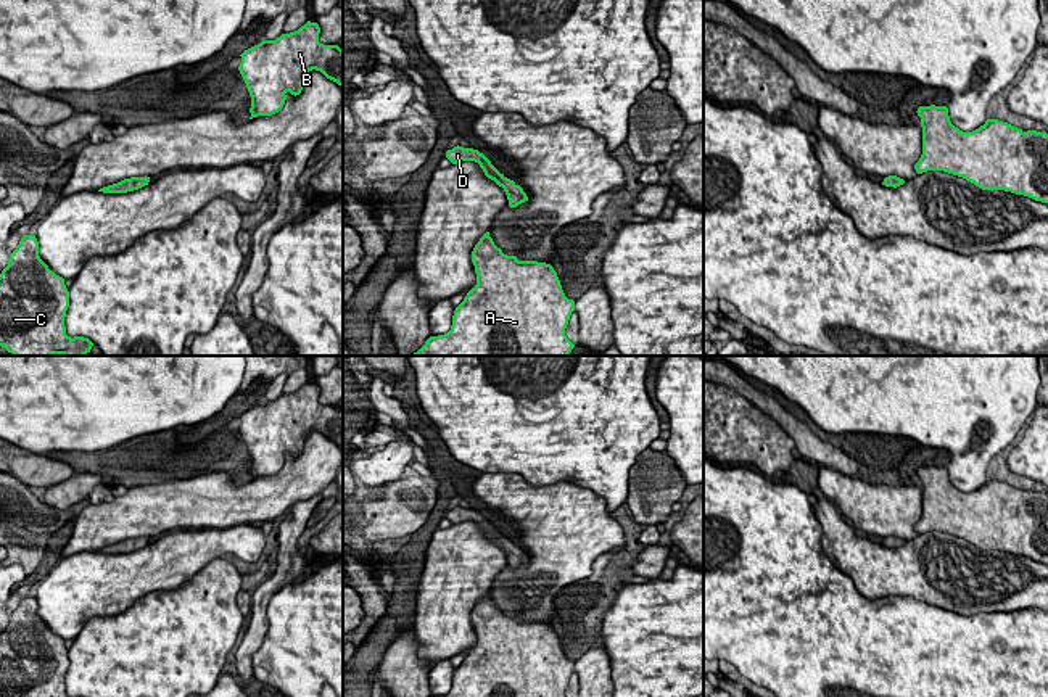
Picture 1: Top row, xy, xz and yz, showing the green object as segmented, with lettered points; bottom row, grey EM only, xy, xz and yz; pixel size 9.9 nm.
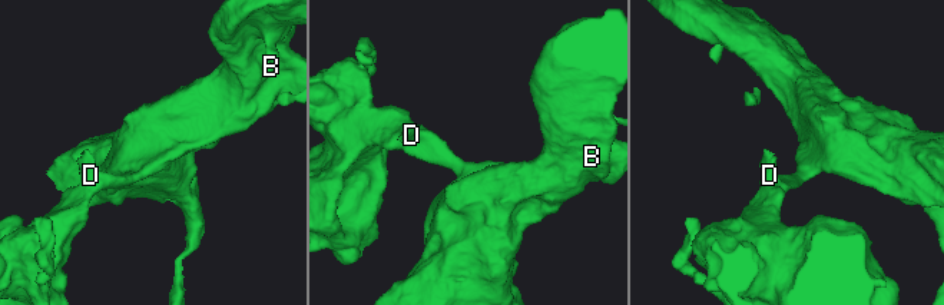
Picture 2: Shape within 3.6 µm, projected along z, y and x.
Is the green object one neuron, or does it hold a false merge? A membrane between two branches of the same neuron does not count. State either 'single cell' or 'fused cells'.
single cell

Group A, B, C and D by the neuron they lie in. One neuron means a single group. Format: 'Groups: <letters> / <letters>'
Groups: A B C D

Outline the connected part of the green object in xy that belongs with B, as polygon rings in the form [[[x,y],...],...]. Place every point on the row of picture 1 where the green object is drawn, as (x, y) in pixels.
[[[307,21],[298,31],[282,34],[275,40],[262,40],[240,55],[241,63],[238,71],[251,97],[250,119],[279,113],[285,105],[285,93],[299,95],[304,79],[312,69],[320,71],[327,79],[343,85],[343,50],[338,45],[320,43],[319,34],[319,24]]]

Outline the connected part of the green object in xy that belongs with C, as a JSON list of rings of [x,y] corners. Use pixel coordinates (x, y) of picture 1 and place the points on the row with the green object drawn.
[[[24,235],[0,274],[0,346],[13,356],[85,356],[93,343],[68,336],[69,291],[39,256],[35,235]]]

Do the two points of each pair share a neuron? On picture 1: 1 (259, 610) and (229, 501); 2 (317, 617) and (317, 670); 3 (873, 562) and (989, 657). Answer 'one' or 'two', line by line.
1: two
2: one
3: two

